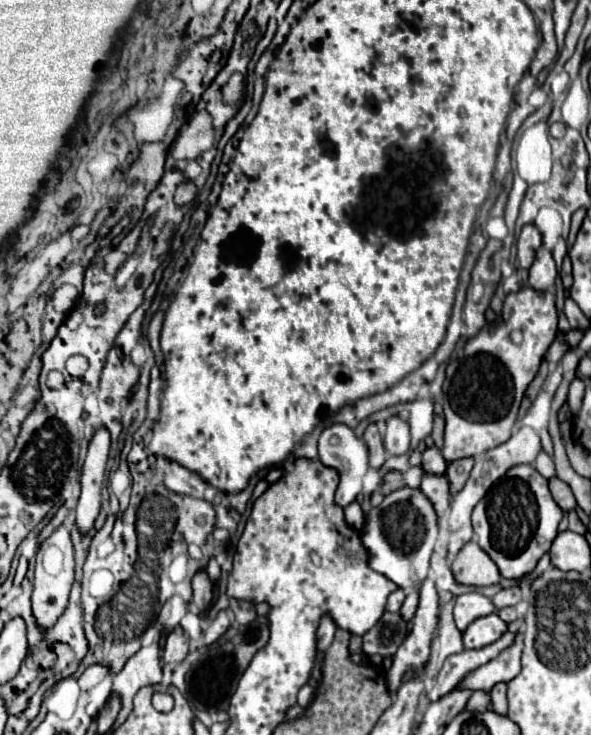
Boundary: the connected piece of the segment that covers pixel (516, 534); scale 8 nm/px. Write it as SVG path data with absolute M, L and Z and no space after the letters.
M517 465L517 467L511 467L487 491L487 495L473 509L473 529L475 529L477 543L497 563L501 577L507 577L507 579L523 577L523 575L527 575L529 571L535 569L535 565L541 559L541 555L545 551L549 551L553 539L557 537L557 525L559 525L561 519L563 519L563 509L551 497L549 481L533 465Z

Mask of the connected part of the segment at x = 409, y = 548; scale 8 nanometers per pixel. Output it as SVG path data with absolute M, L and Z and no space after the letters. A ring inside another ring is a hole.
M399 489L383 499L379 507L365 507L369 523L363 527L363 543L369 549L369 565L411 593L429 573L429 559L437 541L437 515L419 489Z

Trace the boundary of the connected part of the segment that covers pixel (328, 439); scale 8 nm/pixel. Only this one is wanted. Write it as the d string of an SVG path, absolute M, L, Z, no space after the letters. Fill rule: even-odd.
M335 423L331 427L325 427L319 437L319 461L323 465L335 467L339 471L341 481L339 481L339 487L335 493L335 501L337 501L337 505L347 507L361 493L363 477L369 471L369 449L367 449L365 441L359 439L355 435L355 431L351 427L347 427L345 423Z

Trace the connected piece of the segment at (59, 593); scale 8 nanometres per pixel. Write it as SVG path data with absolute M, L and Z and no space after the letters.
M59 525L39 547L37 551L37 565L35 565L35 591L33 591L33 613L37 617L37 623L41 627L51 627L59 615L67 607L69 591L73 585L73 575L75 575L75 559L73 559L73 543L71 543L71 533L65 525Z

